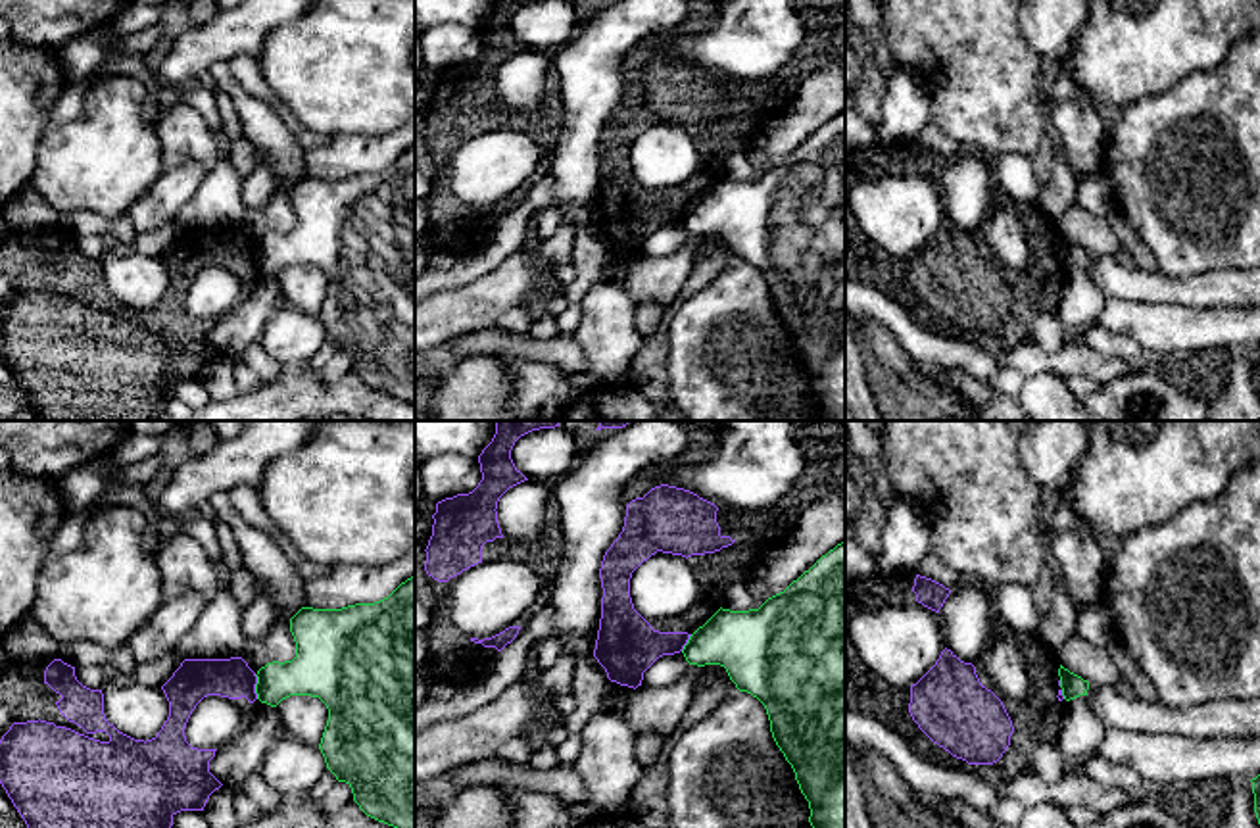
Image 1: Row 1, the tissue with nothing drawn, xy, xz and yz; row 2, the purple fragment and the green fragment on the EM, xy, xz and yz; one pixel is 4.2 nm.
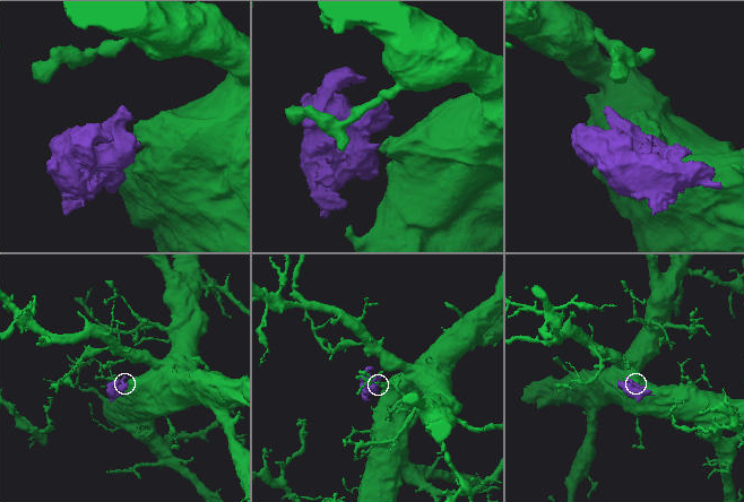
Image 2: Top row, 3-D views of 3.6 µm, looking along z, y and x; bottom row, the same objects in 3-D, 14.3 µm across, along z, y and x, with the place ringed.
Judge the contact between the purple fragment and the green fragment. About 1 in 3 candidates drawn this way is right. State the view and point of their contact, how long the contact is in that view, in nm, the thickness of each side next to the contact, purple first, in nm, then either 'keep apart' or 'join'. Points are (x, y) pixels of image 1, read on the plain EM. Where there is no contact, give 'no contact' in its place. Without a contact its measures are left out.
meets purple in xy at (254, 256); contact 110 nm long; 170 nm thick on the purple side, 190 nm on the other; keep apart

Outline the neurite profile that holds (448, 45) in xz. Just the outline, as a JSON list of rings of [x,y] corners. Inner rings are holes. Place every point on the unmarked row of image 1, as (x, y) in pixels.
[[[436,25],[426,27],[421,37],[424,65],[438,73],[457,63],[472,61],[482,50],[478,27]]]

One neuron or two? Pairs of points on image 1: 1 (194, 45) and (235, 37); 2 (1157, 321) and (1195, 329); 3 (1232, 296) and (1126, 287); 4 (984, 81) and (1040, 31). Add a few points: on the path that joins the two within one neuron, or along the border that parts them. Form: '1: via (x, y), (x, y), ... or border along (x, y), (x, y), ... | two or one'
1: via (204, 45), (225, 37) | one
2: via (1166, 329), (1186, 329) | one
3: via (1205, 291), (1161, 291), (1153, 287) | one
4: border along (1017, 20), (1024, 41), (1040, 56) | two

